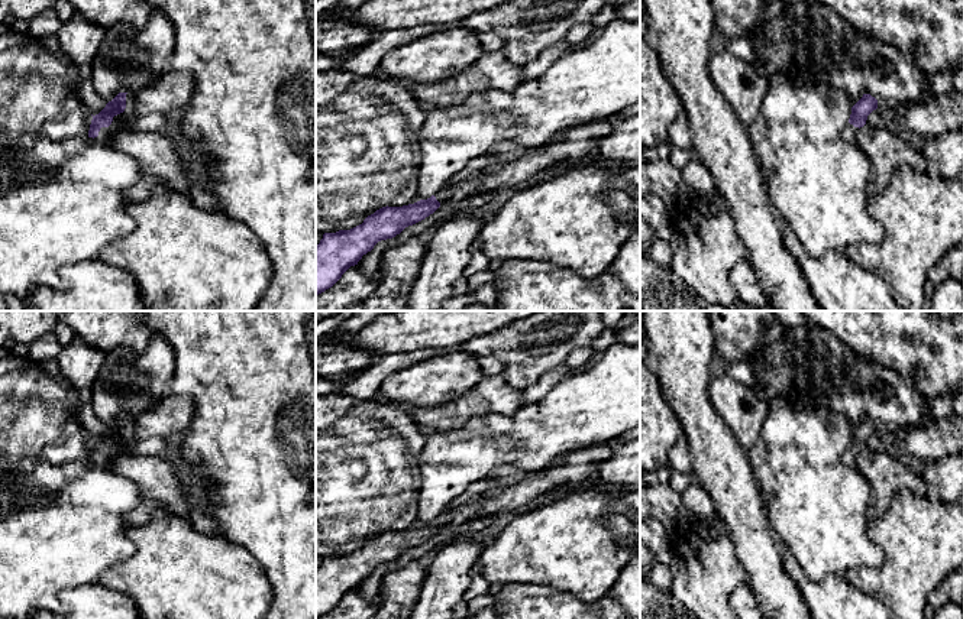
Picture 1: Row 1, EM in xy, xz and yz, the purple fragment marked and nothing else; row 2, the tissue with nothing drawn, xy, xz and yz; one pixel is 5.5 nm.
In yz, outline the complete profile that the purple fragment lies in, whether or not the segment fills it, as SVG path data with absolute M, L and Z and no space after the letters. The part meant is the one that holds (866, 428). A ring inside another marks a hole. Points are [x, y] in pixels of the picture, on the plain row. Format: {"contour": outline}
{"contour": "M870 418L863 421L851 431L849 447L843 454L844 464L854 467L860 451L866 448L867 440L878 432L878 424Z"}

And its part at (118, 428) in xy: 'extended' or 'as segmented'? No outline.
extended

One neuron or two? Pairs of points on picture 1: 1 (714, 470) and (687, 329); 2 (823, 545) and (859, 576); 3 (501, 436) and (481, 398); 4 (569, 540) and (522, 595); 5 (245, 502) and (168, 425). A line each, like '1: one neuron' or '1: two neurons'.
1: one neuron
2: two neurons
3: two neurons
4: two neurons
5: two neurons

